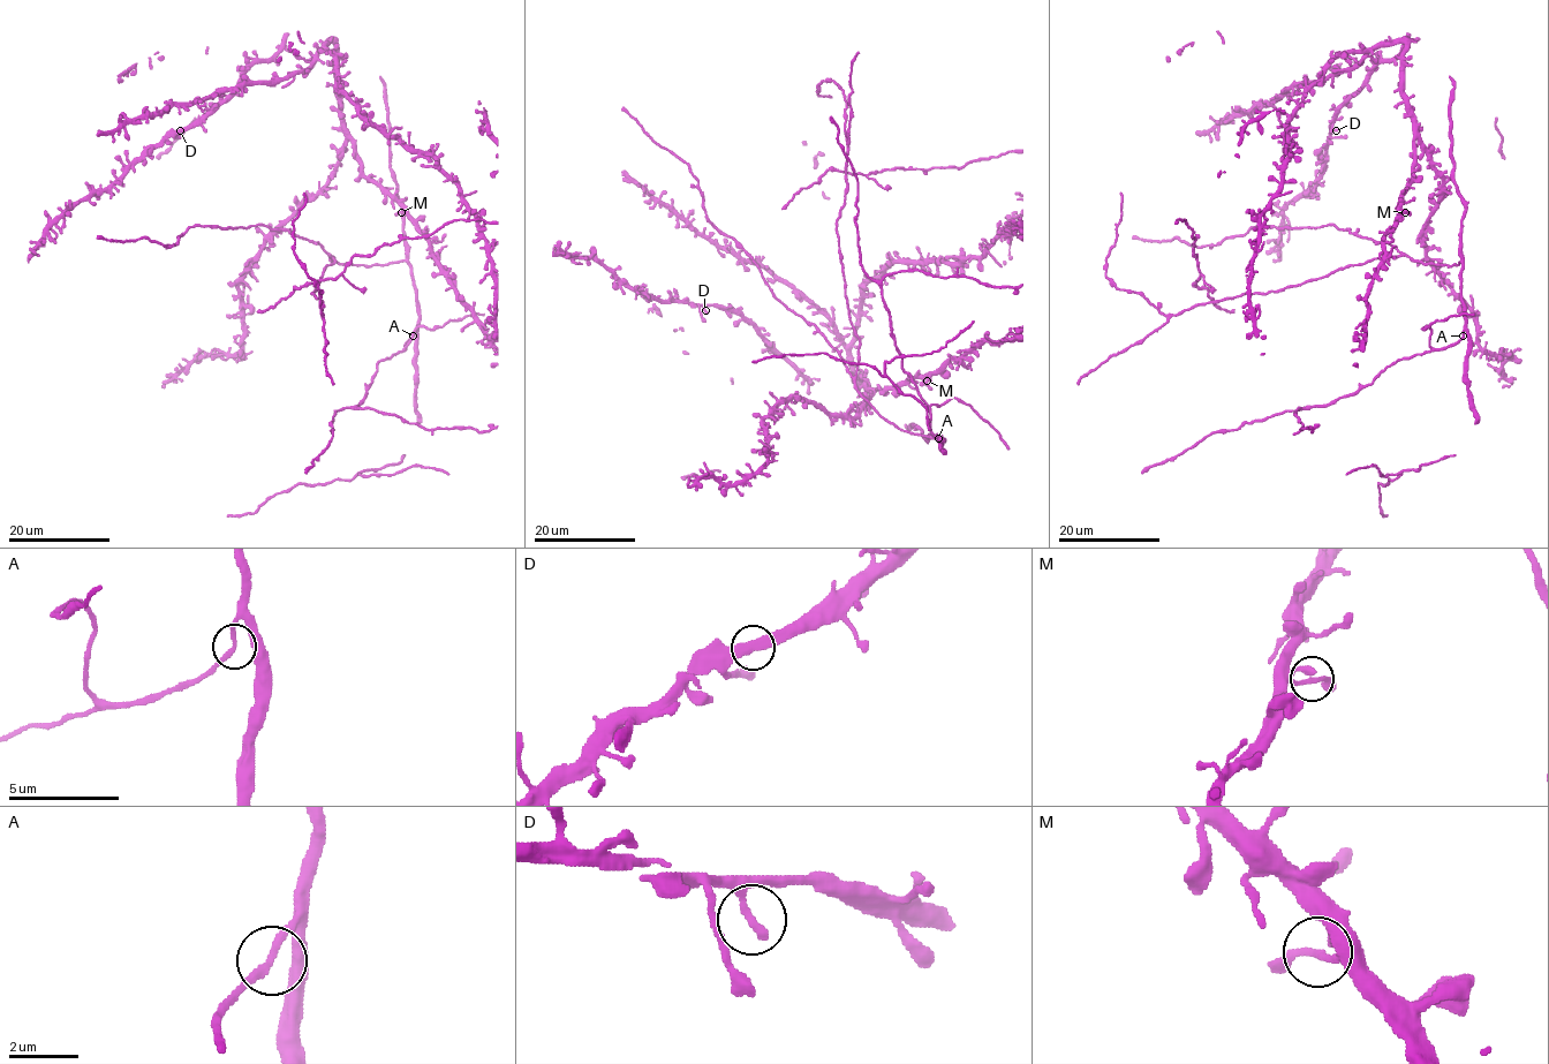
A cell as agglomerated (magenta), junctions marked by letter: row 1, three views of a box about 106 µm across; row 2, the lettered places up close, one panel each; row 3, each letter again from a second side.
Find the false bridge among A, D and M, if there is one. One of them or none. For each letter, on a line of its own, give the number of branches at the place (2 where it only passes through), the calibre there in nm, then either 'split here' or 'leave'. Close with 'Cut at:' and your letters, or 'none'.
A: 2 | 200 nm | leave
D: 2 | 240 nm | leave
M: 2 | 280 nm | leave
Cut at: none

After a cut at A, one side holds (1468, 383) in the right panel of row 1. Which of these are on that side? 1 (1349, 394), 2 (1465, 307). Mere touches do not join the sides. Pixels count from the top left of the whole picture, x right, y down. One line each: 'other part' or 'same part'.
1: other part
2: same part

